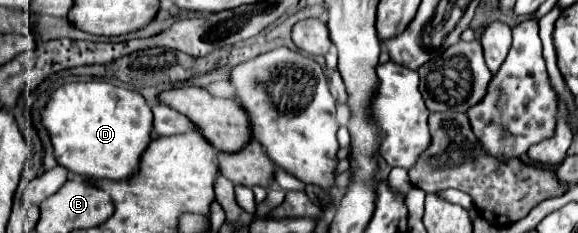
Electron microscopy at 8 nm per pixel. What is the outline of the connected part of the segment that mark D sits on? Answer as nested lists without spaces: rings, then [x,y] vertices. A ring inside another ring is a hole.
[[[94,80],[94,82],[66,84],[56,92],[52,92],[52,98],[44,108],[44,126],[50,132],[58,164],[64,166],[68,172],[90,180],[128,180],[138,174],[140,158],[152,142],[154,114],[140,92]]]

